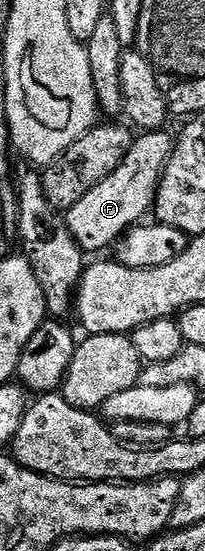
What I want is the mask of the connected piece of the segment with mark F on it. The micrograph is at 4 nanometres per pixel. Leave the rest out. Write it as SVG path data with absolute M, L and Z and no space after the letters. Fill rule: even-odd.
M143 132L138 136L139 139L136 137L130 143L131 151L122 155L119 167L66 211L65 221L69 232L88 255L98 255L98 250L105 249L110 242L118 243L132 227L142 223L146 219L143 217L152 209L163 167L171 156L173 138L167 132Z

